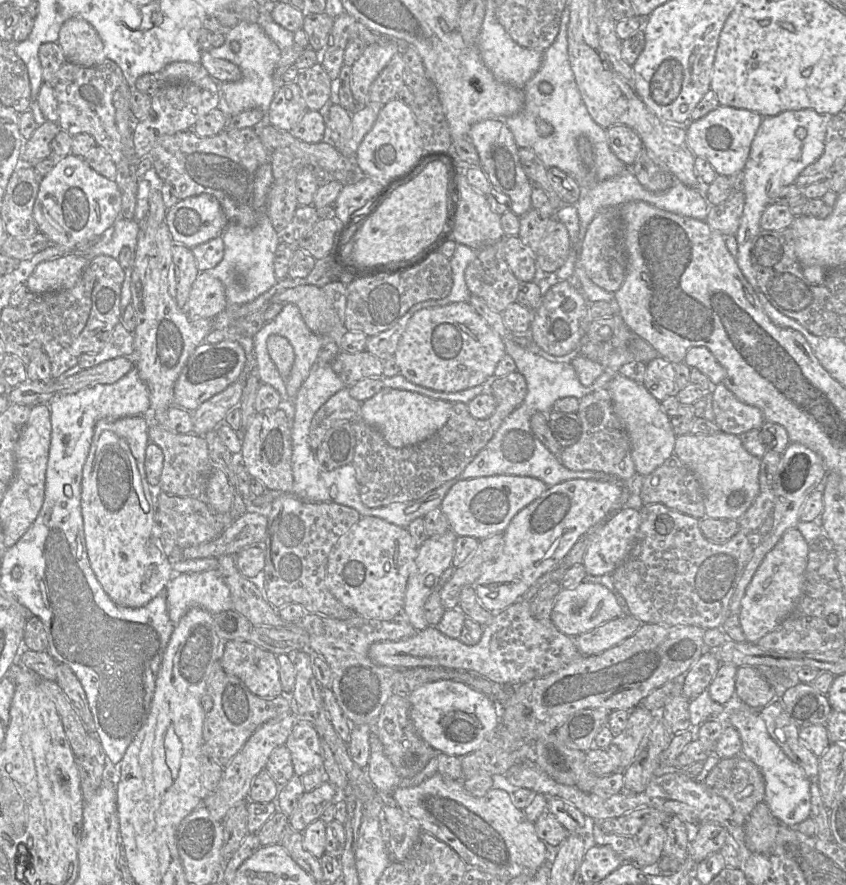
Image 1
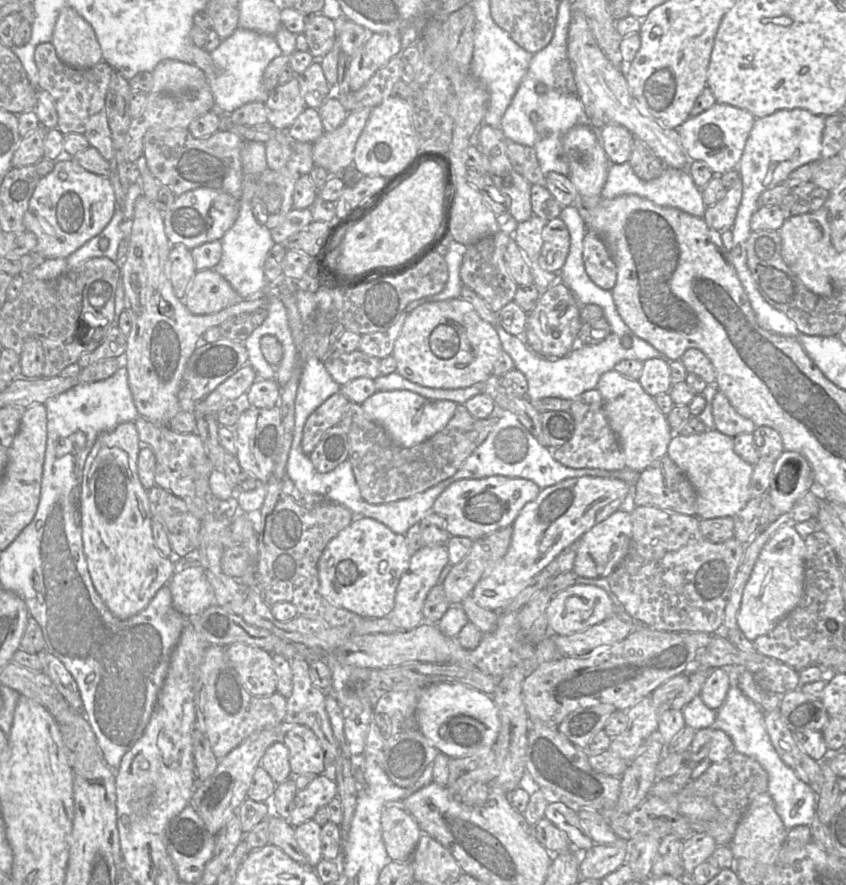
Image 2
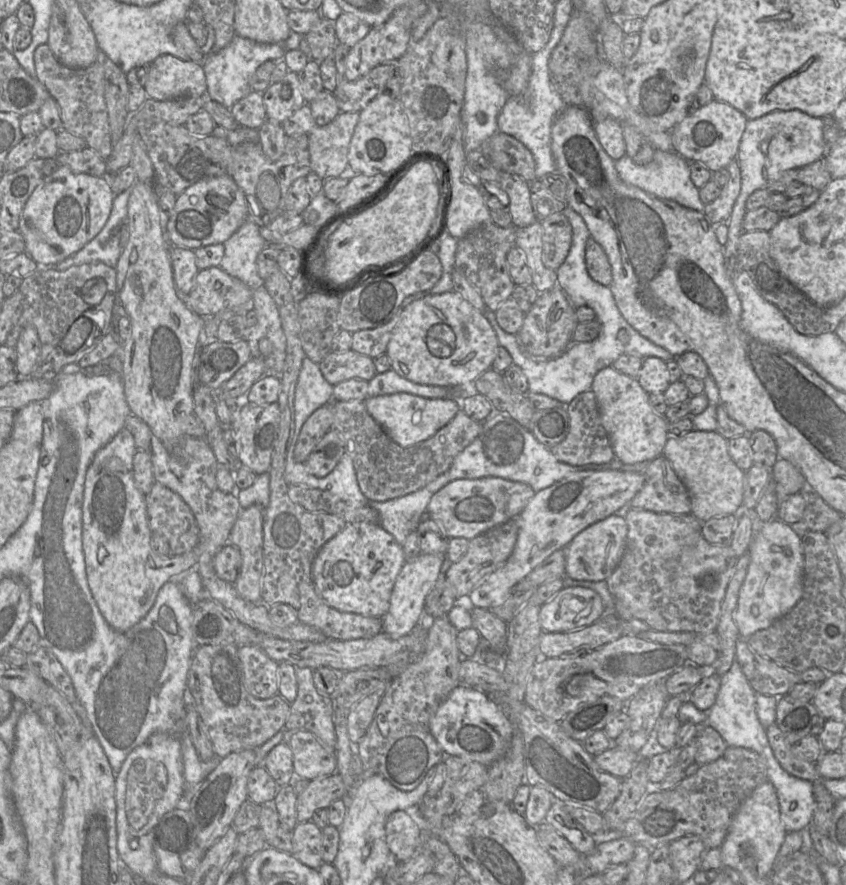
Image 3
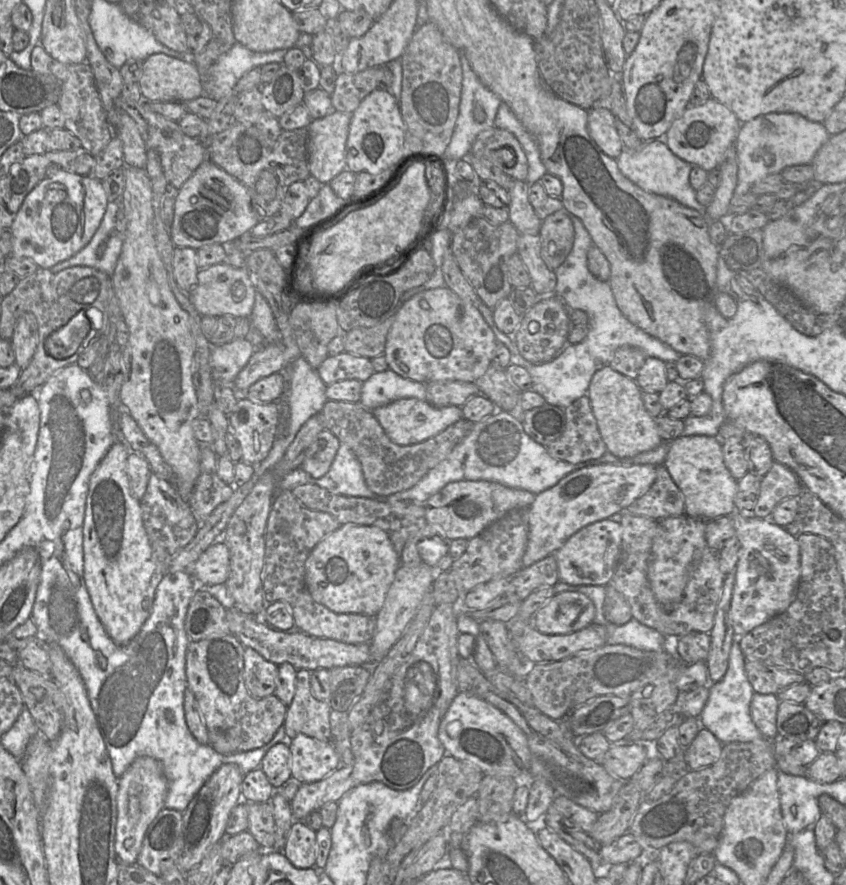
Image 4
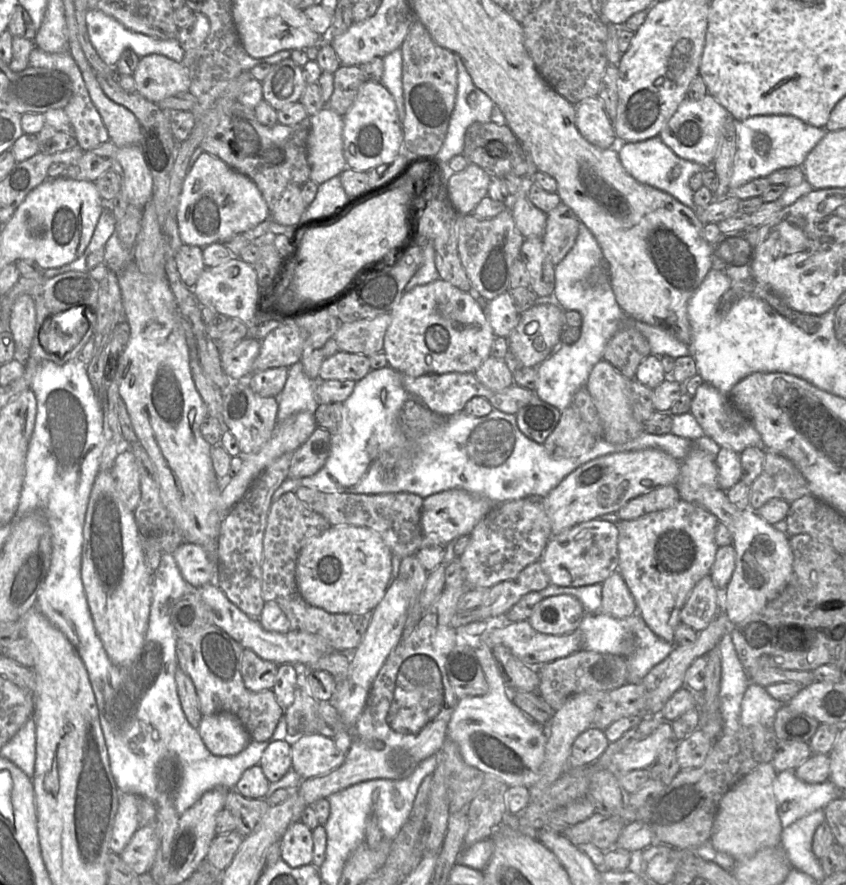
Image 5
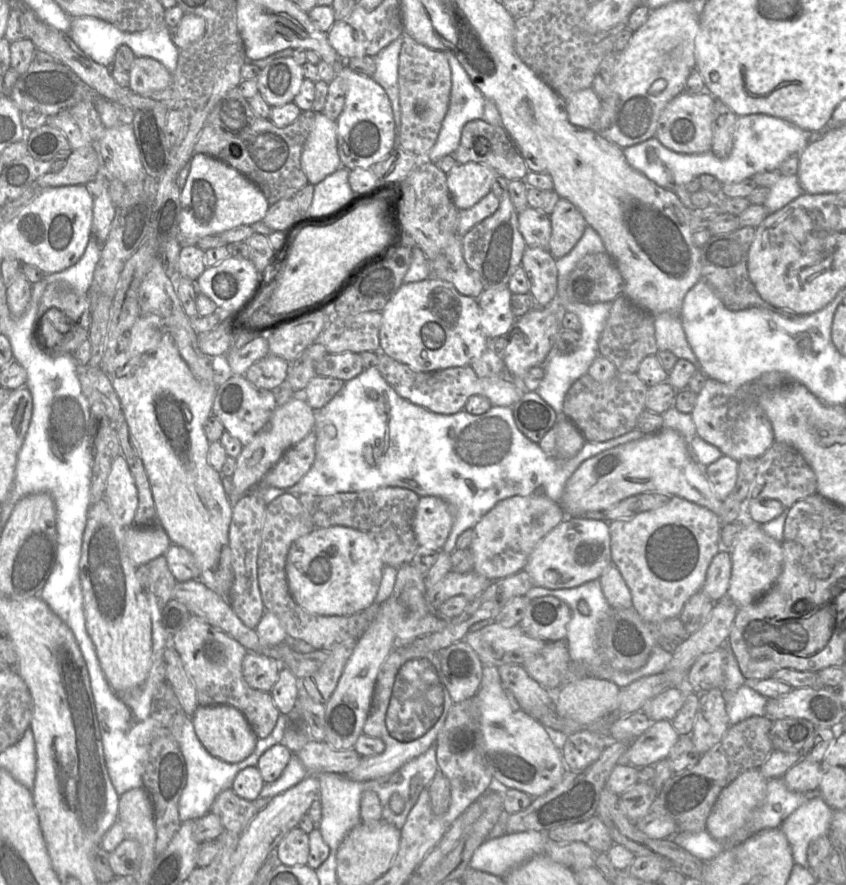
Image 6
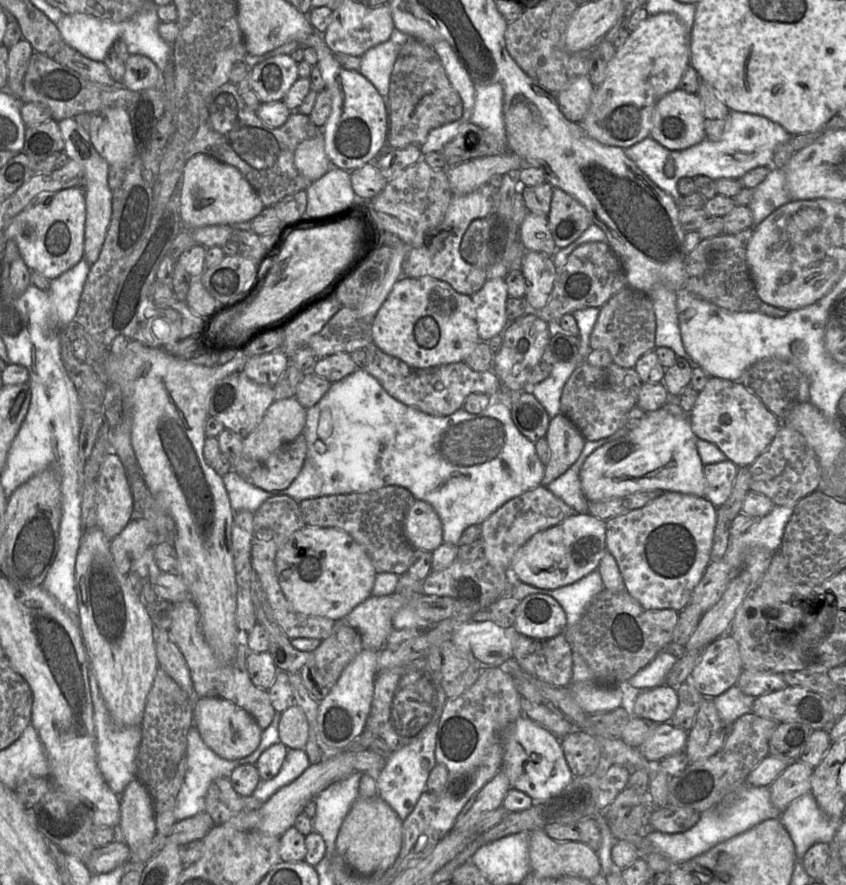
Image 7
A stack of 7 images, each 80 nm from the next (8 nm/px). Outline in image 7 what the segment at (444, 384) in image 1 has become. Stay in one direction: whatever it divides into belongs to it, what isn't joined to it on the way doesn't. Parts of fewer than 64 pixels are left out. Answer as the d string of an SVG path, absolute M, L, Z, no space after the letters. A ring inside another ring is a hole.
M401 276L372 320L373 343L414 368L463 362L481 341L472 299L434 277Z

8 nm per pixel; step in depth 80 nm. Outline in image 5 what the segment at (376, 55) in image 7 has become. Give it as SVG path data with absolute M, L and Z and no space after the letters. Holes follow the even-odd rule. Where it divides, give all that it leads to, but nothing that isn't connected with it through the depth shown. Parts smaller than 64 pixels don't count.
M401 47L394 50L393 52L389 53L385 57L383 57L383 66L384 66L384 72L382 75L381 83L387 88L387 90L390 92L392 95L395 105L396 105L396 110L397 110L397 115L401 124L402 128L402 123L404 121L405 117L405 109L404 109L404 97L403 97L403 86L402 86L402 51Z

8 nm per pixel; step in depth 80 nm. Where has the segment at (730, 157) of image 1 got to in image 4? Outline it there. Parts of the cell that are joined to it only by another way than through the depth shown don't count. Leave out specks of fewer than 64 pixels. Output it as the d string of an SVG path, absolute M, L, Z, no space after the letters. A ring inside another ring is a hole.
M710 97L704 104L688 106L664 136L671 151L682 160L709 172L720 166L727 150L735 145L741 122L725 105Z

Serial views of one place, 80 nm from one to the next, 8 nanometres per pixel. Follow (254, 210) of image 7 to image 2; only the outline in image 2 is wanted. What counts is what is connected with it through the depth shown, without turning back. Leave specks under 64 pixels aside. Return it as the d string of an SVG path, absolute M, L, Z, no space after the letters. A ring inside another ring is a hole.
M196 188L177 196L170 210L163 212L165 233L171 245L183 244L191 250L207 242L221 241L238 214L238 199L221 190Z

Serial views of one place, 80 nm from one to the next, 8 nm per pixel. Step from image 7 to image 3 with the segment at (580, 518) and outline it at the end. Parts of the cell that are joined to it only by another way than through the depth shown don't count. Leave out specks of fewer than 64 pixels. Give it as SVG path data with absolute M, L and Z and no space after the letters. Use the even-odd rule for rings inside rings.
M615 514L587 527L565 547L565 575L572 580L606 581L620 563L626 548L628 525Z

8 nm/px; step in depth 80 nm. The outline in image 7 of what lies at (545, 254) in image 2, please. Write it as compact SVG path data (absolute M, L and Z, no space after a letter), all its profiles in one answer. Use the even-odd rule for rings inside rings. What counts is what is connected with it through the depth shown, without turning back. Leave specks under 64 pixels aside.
M553 188L548 225L558 249L565 248L593 223L588 210L573 196Z

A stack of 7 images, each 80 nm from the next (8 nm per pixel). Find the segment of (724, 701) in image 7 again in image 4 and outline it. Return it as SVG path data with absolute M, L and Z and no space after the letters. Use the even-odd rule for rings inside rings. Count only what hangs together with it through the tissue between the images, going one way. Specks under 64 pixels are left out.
M754 692L751 703L751 718L764 738L774 740L777 732L777 712L780 700L777 694Z

